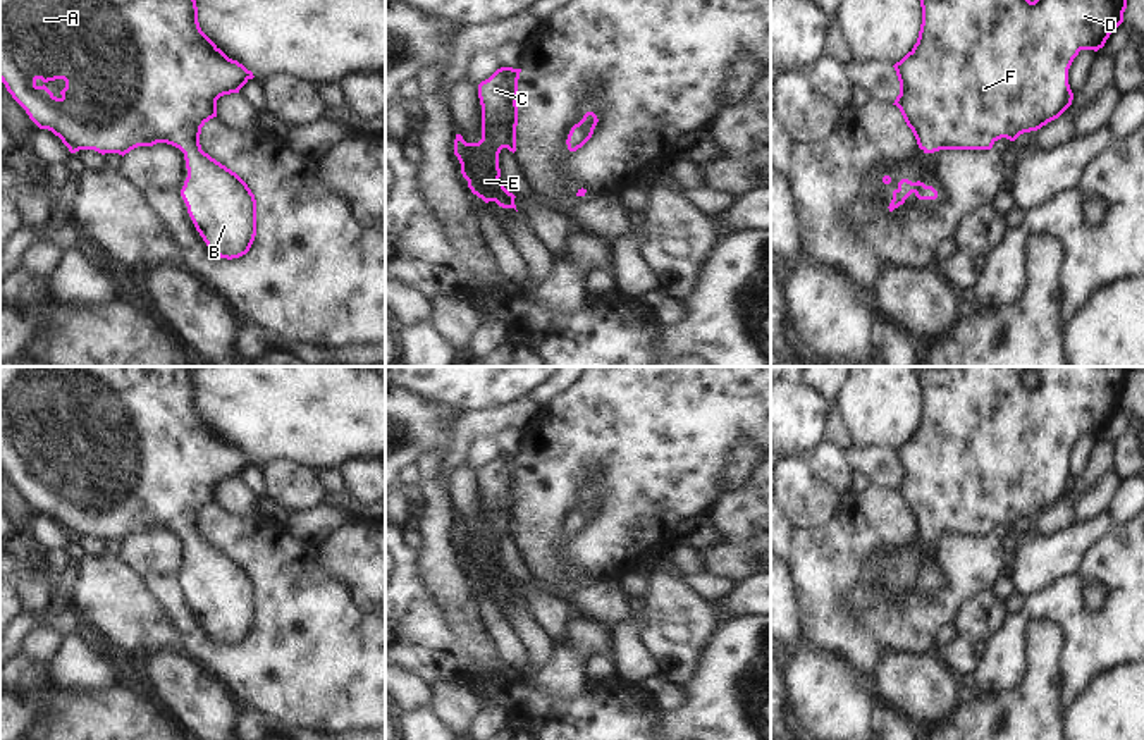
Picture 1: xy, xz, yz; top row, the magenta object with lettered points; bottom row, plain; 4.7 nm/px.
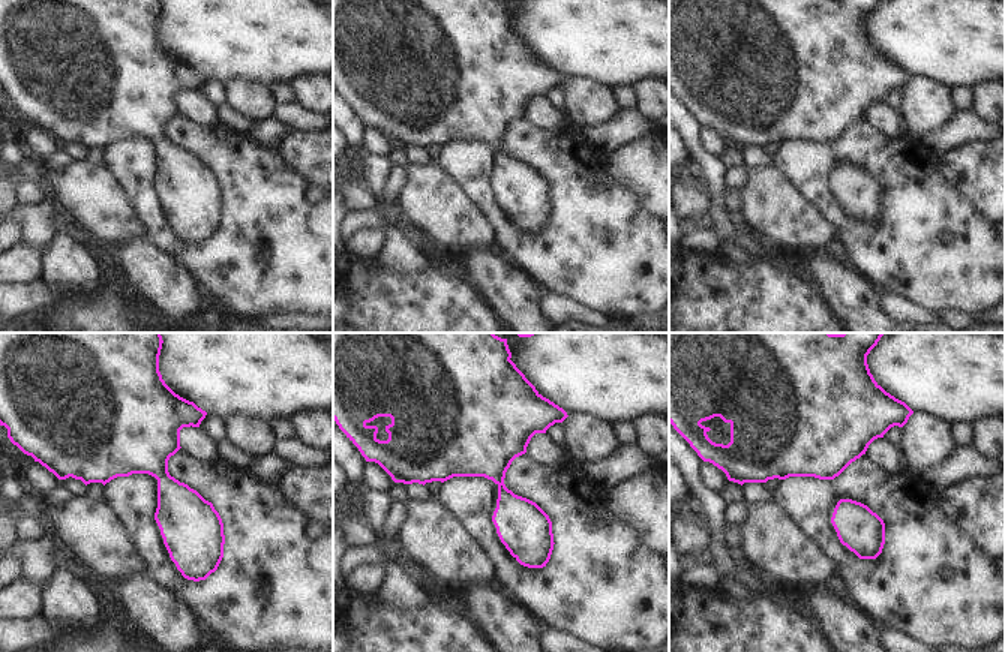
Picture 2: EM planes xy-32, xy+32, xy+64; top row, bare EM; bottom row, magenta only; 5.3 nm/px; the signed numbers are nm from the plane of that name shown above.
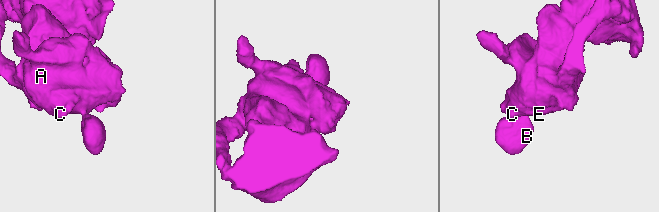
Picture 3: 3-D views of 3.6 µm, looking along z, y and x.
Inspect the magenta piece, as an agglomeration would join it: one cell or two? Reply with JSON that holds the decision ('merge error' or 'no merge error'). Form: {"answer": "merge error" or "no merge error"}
{"answer": "no merge error"}

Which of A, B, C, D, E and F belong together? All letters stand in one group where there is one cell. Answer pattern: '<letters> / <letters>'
A B C D E F

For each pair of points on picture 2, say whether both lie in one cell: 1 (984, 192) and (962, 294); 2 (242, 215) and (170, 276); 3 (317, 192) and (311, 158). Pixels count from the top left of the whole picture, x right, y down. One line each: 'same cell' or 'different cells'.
1: different cells
2: different cells
3: same cell

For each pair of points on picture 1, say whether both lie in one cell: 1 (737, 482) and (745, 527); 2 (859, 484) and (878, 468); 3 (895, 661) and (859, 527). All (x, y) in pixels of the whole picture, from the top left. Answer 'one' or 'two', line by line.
1: two
2: two
3: two

